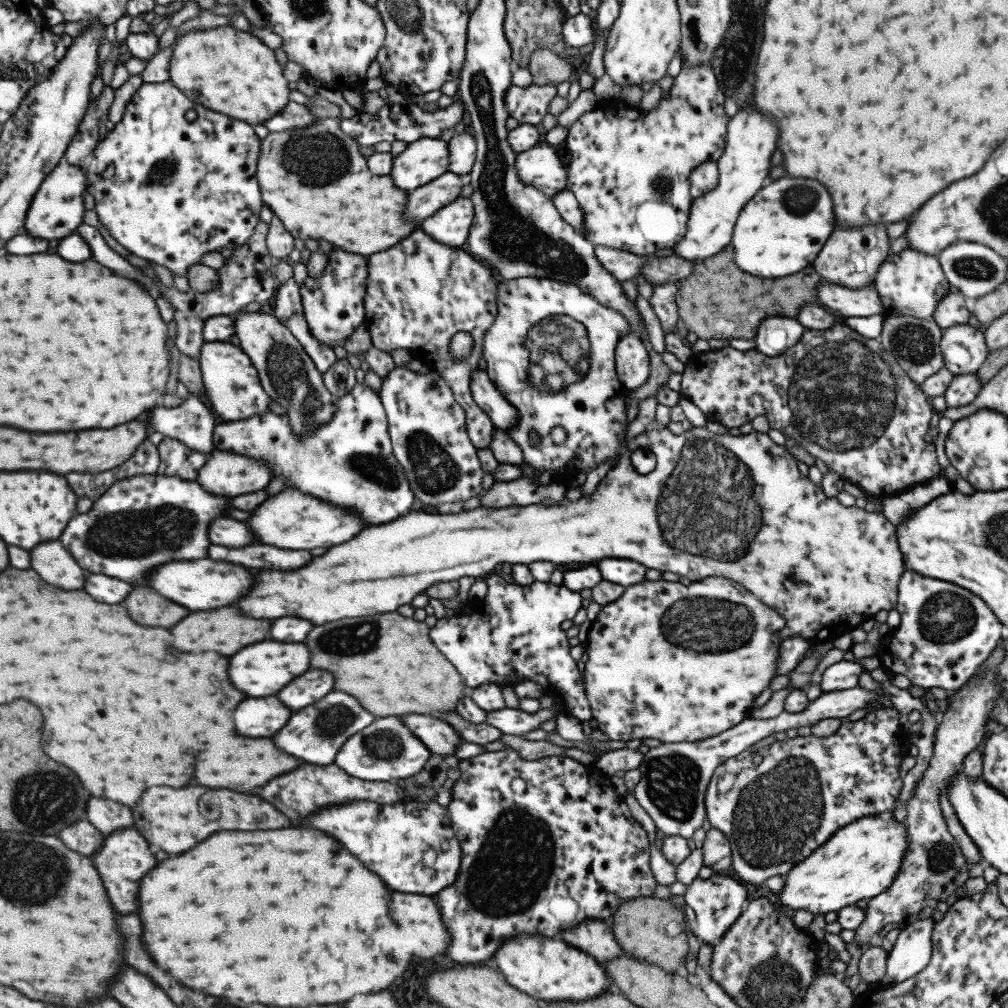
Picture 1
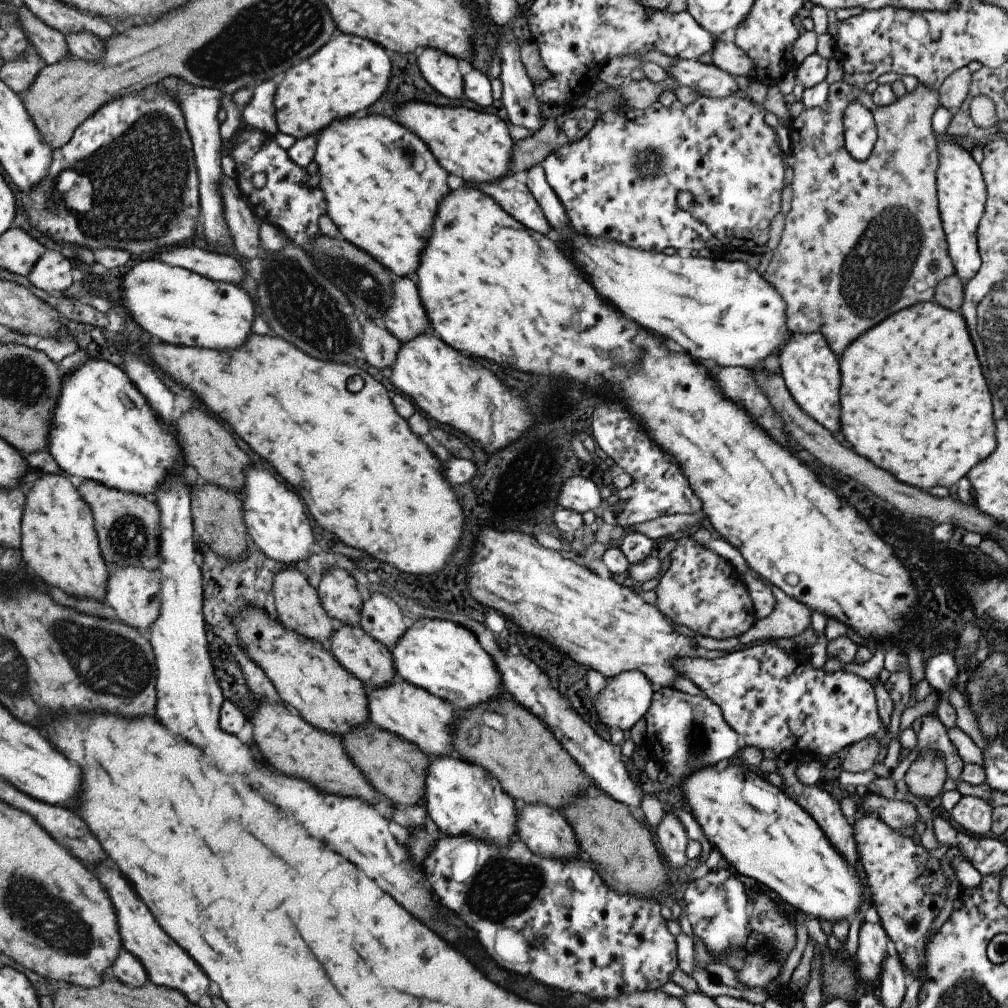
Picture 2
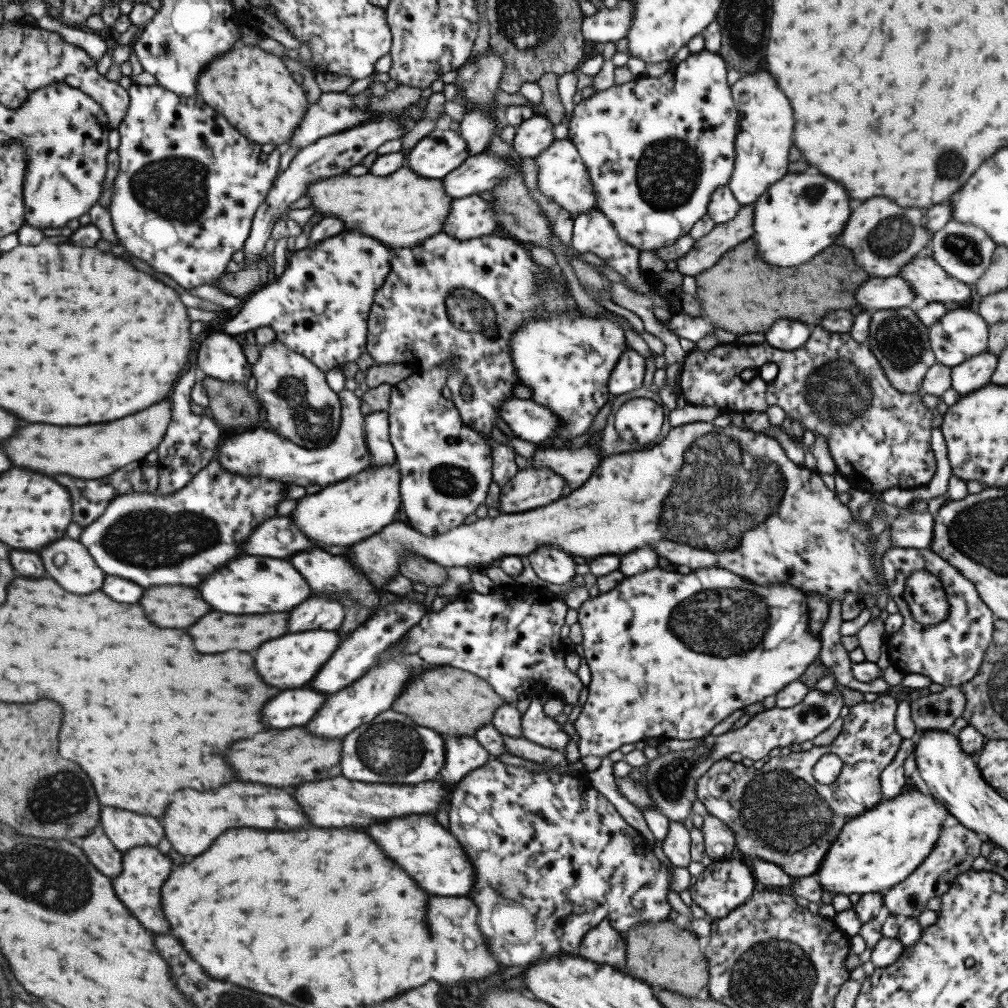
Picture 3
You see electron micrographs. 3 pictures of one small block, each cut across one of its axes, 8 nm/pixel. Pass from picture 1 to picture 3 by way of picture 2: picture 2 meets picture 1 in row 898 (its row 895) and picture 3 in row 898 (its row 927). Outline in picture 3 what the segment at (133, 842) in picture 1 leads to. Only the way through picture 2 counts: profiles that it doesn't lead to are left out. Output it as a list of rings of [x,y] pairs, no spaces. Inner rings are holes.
[[[150,845],[132,847],[123,852],[122,871],[111,882],[116,896],[124,902],[124,906],[132,912],[140,924],[156,934],[168,930],[168,922],[164,920],[162,908],[160,908],[160,888],[172,872],[170,856],[163,854]]]

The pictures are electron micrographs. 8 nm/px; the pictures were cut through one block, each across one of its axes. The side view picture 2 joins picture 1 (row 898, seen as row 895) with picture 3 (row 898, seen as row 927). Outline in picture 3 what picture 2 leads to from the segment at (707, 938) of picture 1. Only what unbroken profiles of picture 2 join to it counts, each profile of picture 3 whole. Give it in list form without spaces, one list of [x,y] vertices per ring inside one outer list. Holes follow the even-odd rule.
[[[729,857],[713,861],[705,867],[696,882],[688,889],[693,902],[696,902],[700,908],[704,908],[706,918],[720,920],[728,916],[732,910],[736,910],[738,906],[742,906],[753,895],[754,888],[756,888],[756,879],[753,870],[745,864],[744,860]]]

